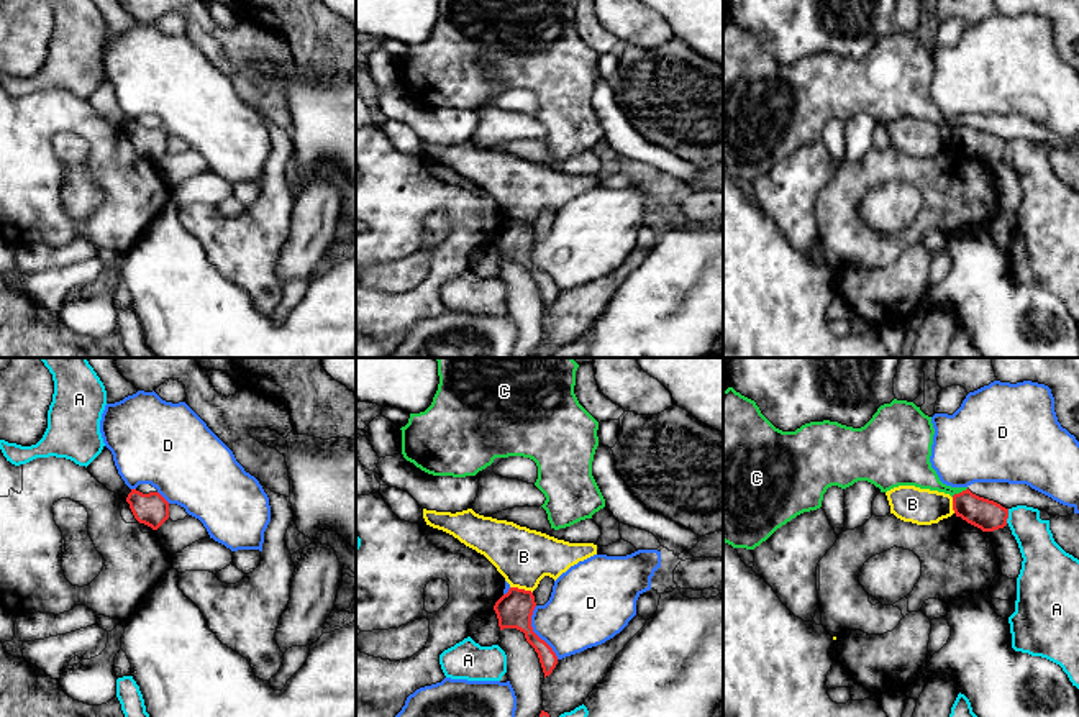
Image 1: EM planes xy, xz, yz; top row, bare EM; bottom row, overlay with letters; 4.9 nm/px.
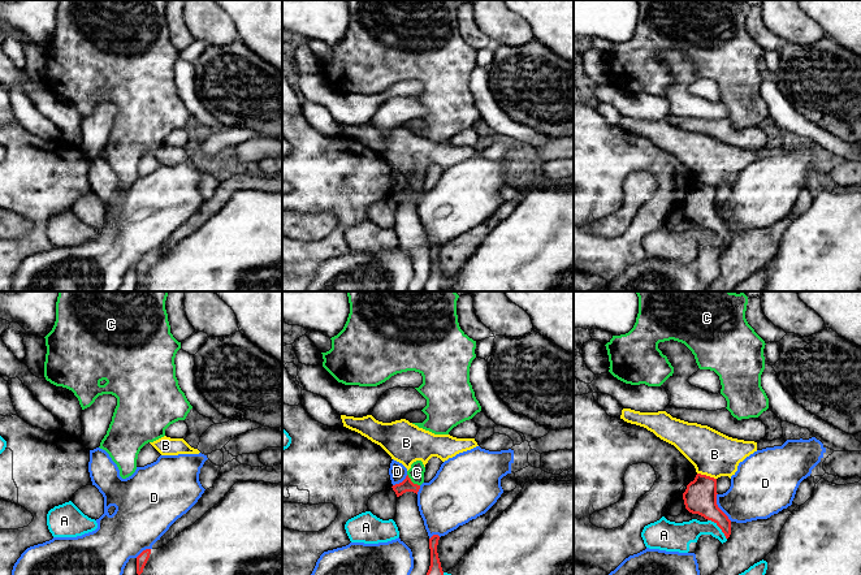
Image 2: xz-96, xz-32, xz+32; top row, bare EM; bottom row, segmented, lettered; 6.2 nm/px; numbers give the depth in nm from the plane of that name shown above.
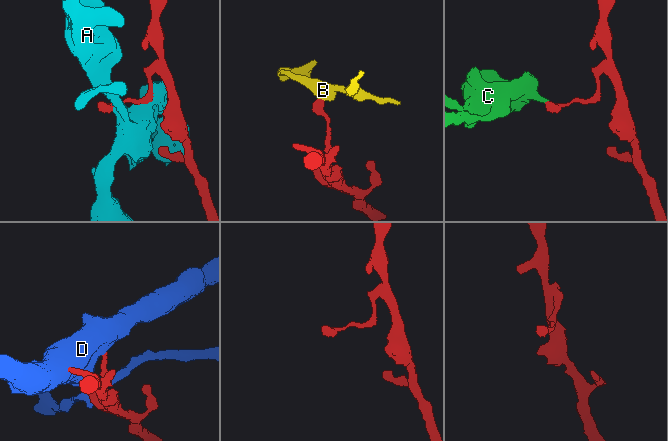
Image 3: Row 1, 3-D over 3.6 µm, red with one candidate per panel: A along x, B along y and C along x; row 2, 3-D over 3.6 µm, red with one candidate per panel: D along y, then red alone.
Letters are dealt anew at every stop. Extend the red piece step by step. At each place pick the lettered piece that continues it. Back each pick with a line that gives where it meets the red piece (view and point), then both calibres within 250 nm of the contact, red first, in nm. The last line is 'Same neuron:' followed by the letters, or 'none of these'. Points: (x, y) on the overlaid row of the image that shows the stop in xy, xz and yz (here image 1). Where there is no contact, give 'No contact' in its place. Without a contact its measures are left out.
Same neuron: none of these

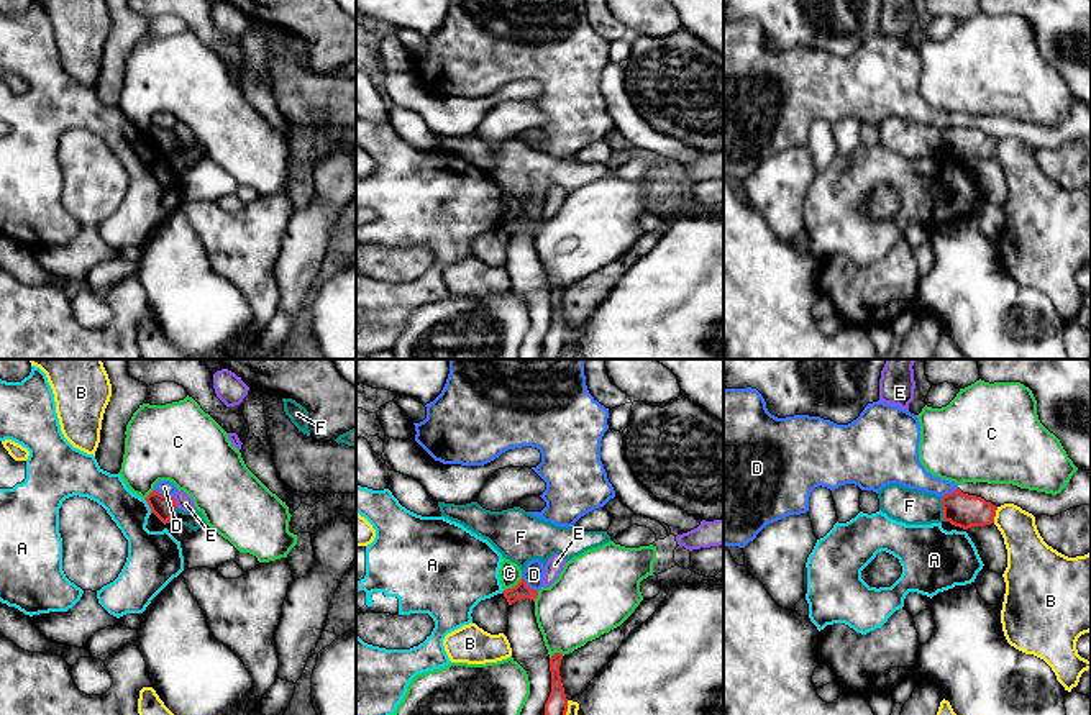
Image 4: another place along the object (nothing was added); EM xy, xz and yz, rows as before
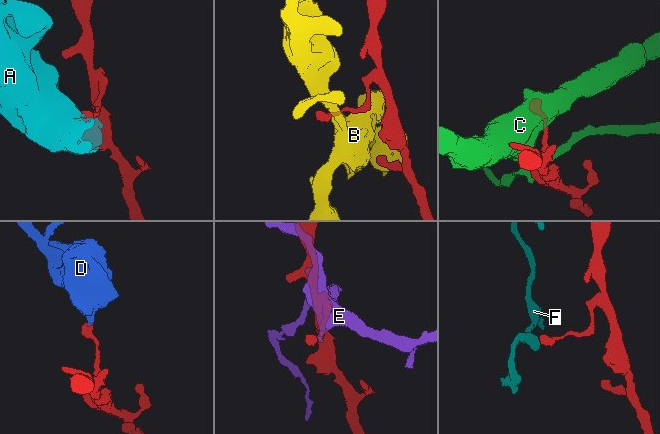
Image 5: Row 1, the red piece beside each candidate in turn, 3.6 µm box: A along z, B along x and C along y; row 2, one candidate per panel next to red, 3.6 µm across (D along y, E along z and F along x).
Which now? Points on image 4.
Same neuron: none of these

